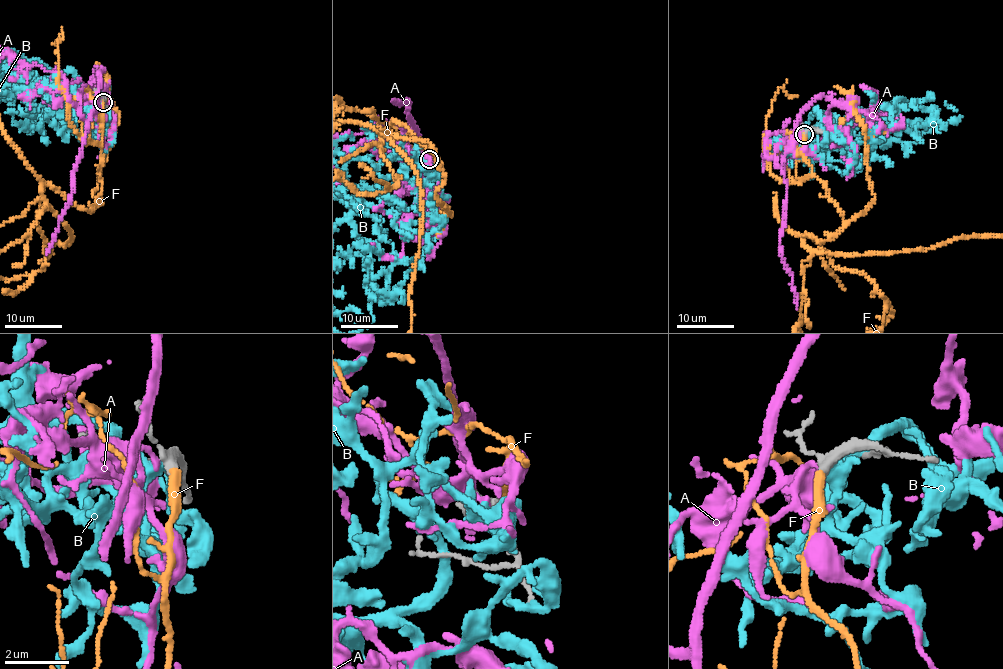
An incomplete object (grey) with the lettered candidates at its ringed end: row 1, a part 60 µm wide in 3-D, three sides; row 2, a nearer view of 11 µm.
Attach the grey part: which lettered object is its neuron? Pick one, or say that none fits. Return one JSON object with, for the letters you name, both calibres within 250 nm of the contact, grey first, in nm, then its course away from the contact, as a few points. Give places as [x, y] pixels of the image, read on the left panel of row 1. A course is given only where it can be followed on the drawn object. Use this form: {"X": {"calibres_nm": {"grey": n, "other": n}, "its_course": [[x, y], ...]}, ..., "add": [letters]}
{"F": {"calibres_nm": {"grey": 280, "other": 320}}, "add": ["F"]}

